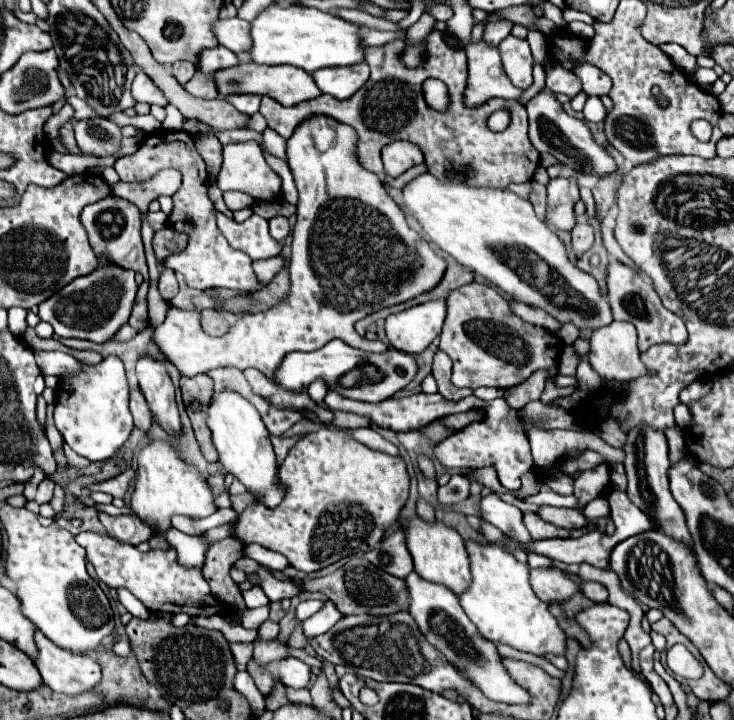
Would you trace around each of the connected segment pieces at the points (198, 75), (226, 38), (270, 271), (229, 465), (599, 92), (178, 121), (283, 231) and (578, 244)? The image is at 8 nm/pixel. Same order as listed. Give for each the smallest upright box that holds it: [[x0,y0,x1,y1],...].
[[185,68,219,98],[213,18,251,54],[253,256,283,284],[207,390,283,508],[575,66,611,96],[163,104,185,130],[269,216,289,240],[571,220,593,256]]

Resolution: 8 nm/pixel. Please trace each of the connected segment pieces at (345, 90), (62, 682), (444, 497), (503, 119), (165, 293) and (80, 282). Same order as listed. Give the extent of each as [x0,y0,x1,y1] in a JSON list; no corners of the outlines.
[[313,62,369,100],[33,630,101,694],[439,474,469,504],[489,110,511,132],[158,269,179,302],[39,258,137,344]]

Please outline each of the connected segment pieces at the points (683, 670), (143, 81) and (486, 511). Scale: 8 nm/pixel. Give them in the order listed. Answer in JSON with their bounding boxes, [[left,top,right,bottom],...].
[[667,644,703,678],[133,72,169,106],[481,494,531,548]]

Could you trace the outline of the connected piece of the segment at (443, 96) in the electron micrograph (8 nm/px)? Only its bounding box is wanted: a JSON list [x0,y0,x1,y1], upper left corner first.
[423,78,449,110]

